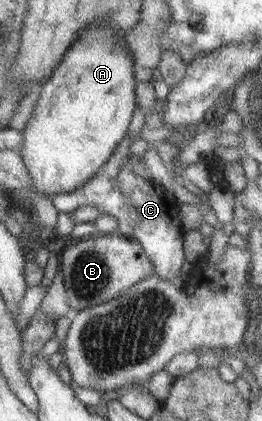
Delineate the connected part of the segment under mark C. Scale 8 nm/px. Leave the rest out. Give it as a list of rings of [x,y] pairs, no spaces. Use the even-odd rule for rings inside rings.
[[[128,155],[128,160],[119,167],[118,175],[114,178],[98,175],[90,178],[84,186],[78,187],[72,193],[58,193],[50,199],[56,209],[62,213],[72,213],[82,205],[92,205],[100,211],[100,216],[116,217],[119,233],[126,237],[138,239],[145,254],[154,264],[154,273],[164,280],[180,281],[183,277],[182,265],[186,260],[183,245],[185,232],[178,215],[178,200],[168,194],[164,186],[154,180],[152,176],[142,177],[136,174],[130,165],[142,163],[147,168],[143,155]]]

